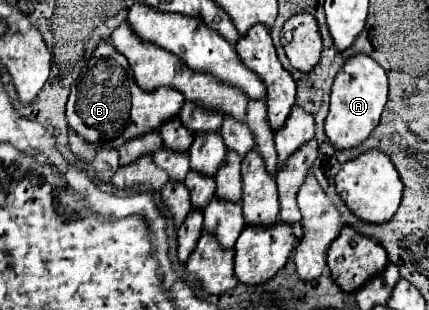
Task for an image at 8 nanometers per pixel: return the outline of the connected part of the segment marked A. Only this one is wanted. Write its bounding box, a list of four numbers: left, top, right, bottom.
[326,53,388,149]

